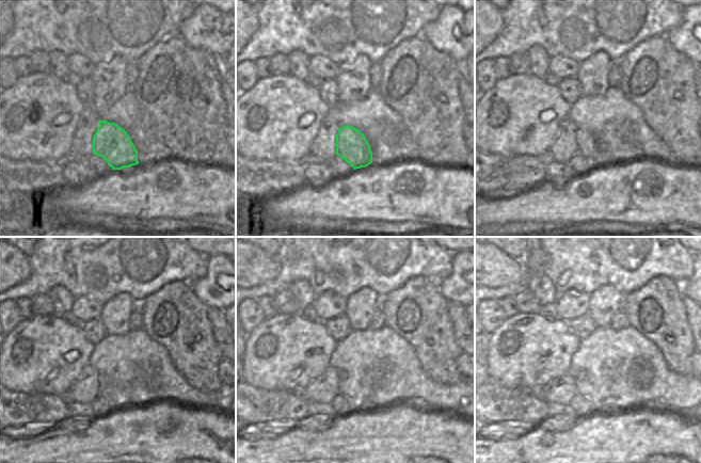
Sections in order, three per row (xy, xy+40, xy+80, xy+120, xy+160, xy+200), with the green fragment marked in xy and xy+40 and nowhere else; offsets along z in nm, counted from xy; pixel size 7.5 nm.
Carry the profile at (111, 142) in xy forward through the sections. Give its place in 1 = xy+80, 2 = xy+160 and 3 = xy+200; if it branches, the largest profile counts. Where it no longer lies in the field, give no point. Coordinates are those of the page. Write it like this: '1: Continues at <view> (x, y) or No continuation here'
1: Continues at xy+80 (586, 143)
2: Continues at xy+160 (341, 376)
3: Continues at xy+200 (583, 374).

